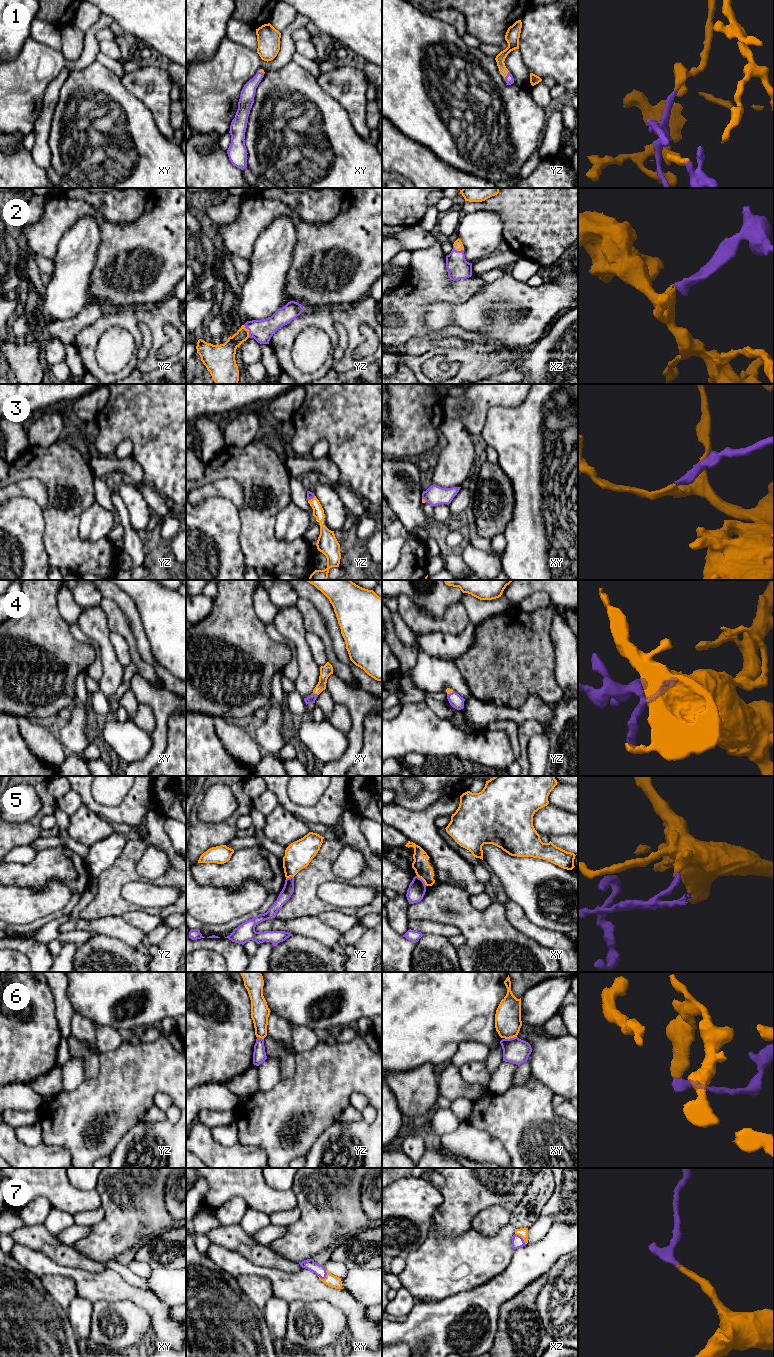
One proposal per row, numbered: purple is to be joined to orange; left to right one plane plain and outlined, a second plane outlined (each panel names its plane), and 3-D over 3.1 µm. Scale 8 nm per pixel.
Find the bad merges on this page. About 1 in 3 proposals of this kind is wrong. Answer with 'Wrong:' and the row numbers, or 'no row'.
Wrong: 5, 6

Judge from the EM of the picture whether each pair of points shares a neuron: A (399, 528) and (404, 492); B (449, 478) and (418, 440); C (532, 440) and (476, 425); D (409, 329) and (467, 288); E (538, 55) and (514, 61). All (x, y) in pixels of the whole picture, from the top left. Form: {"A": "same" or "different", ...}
{"A": "different", "B": "different", "C": "different", "D": "same", "E": "different"}

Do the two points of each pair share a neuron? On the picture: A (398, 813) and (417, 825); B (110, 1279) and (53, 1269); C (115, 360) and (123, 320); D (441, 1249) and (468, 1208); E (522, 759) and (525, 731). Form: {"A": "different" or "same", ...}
{"A": "same", "B": "same", "C": "different", "D": "different", "E": "same"}

